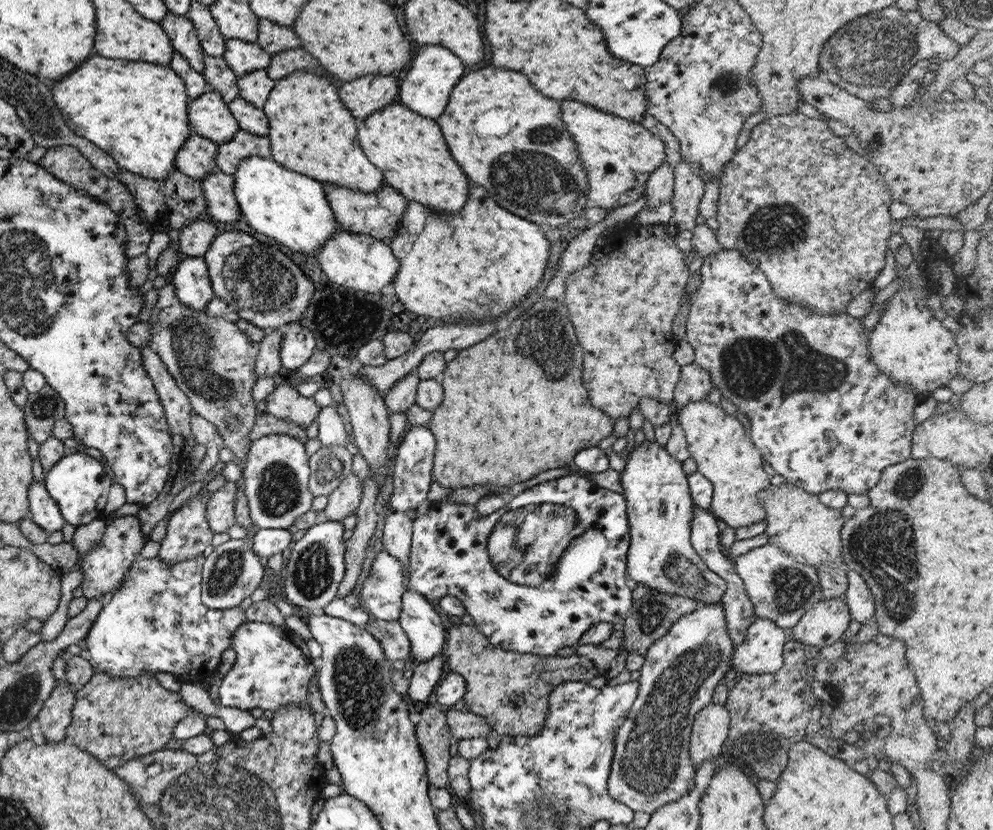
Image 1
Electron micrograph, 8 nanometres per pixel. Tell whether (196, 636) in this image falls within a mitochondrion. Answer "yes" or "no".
no

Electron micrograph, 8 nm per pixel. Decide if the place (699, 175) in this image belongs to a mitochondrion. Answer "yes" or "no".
no

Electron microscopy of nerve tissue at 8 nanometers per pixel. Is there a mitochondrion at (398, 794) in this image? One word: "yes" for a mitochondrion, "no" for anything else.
no

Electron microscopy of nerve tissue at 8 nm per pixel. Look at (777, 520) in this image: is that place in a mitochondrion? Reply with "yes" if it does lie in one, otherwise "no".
no

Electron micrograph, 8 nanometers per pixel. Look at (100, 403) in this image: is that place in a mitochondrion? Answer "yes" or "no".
no

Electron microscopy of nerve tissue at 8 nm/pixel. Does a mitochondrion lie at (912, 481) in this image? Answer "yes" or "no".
yes

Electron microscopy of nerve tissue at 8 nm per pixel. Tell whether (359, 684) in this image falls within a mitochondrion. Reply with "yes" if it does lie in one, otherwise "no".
yes

